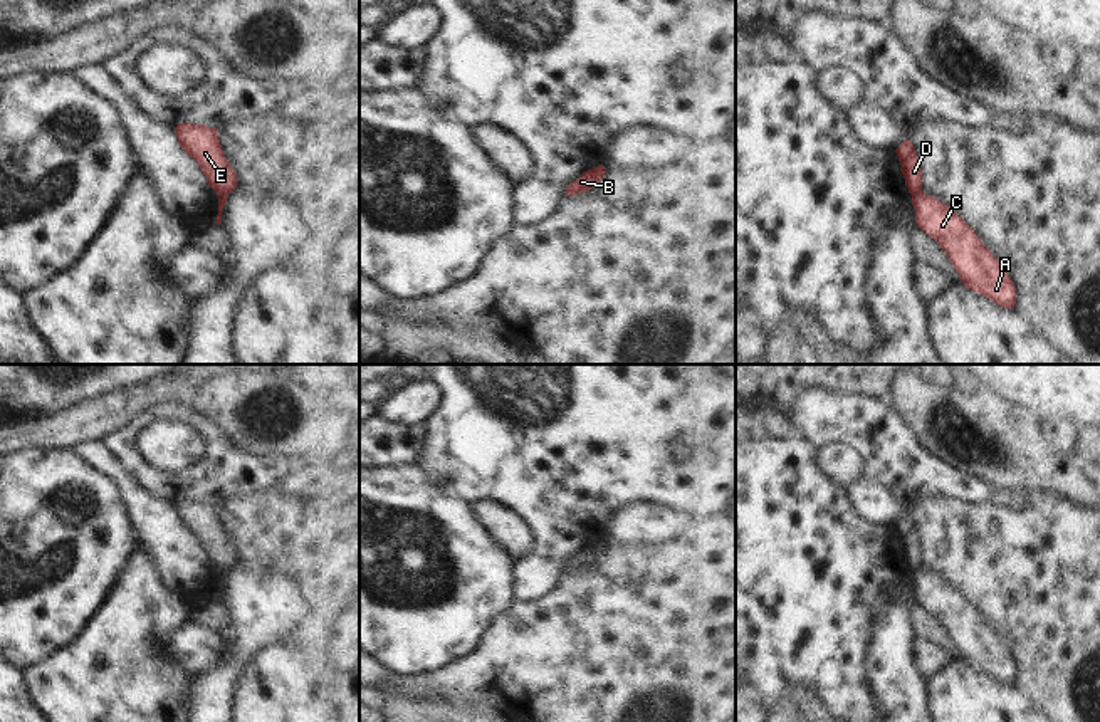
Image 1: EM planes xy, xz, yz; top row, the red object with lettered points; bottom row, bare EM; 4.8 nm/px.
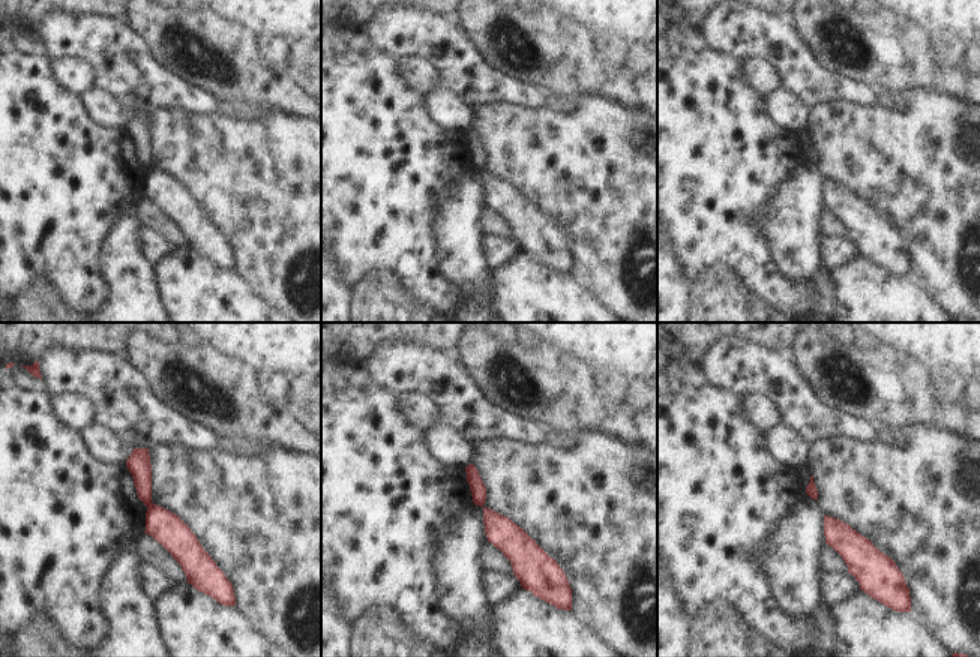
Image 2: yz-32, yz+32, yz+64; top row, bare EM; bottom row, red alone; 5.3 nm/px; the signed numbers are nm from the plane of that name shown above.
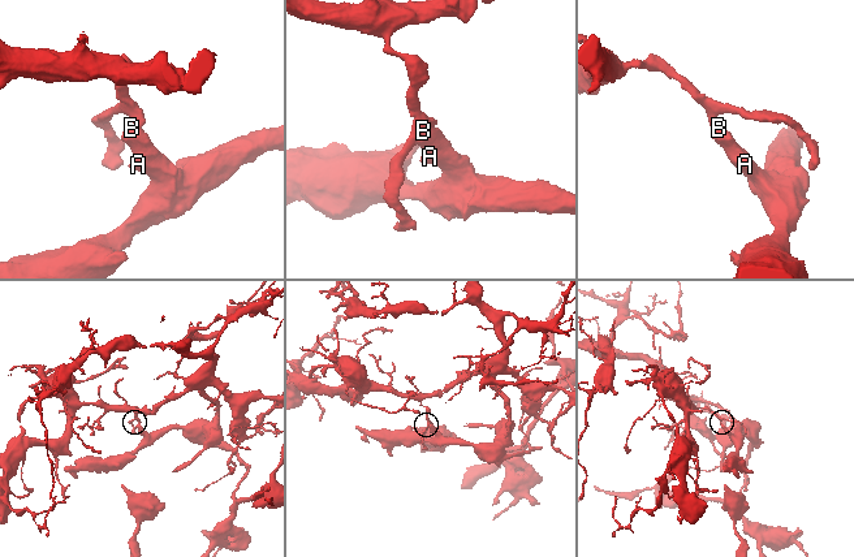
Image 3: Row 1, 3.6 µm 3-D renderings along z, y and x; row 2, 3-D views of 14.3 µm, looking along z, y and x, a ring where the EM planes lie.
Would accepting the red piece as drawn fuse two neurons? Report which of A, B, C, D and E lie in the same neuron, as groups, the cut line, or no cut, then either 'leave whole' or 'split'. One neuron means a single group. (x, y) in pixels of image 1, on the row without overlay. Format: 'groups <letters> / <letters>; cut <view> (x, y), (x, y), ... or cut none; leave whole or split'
groups A B C / D E; cut yz (921, 566), (912, 571); split

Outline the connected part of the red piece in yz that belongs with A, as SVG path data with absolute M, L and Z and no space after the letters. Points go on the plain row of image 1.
M912 571L917 603L947 630L961 658L1004 685L1016 682L1016 663L1003 640L976 608L945 579L925 571Z

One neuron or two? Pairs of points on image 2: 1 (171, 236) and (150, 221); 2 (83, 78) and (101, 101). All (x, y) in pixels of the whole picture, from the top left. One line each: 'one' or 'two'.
1: one
2: two

